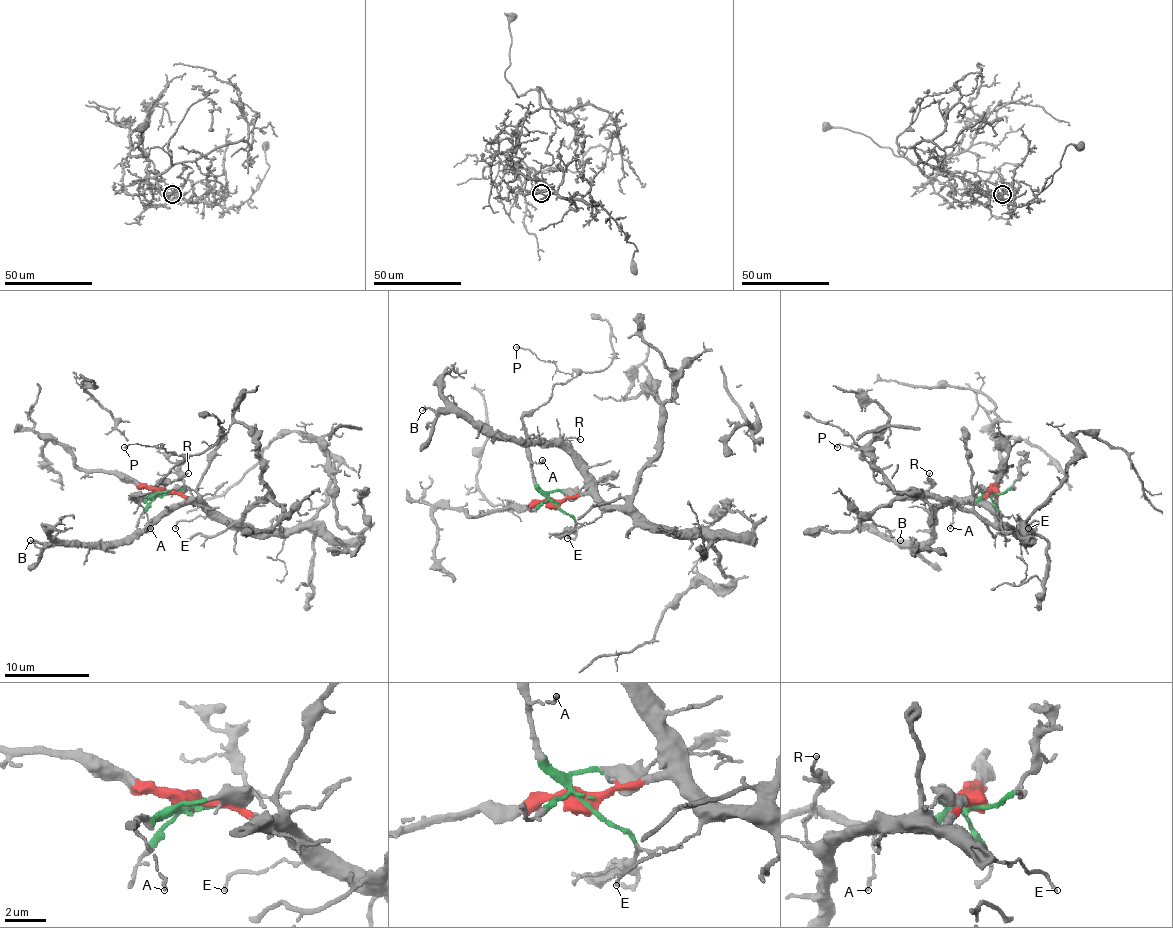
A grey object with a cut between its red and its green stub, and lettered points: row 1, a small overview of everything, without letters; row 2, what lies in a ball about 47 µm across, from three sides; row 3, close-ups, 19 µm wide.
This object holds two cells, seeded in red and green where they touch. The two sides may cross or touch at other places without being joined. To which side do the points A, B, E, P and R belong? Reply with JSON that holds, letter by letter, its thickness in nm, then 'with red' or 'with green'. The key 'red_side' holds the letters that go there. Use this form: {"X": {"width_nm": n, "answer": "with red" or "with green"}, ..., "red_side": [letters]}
{"A": {"width_nm": 140, "answer": "with green"}, "B": {"width_nm": 190, "answer": "with red"}, "E": {"width_nm": 110, "answer": "with red"}, "P": {"width_nm": 140, "answer": "with green"}, "R": {"width_nm": 120, "answer": "with green"}, "red_side": ["B", "E"]}

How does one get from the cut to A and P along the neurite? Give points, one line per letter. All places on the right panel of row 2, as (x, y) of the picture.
A: (994, 492), (975, 499), (958, 499), (952, 507), (950, 529)
P: (994, 492), (952, 501), (907, 497), (875, 480), (862, 452), (852, 446), (837, 448)

